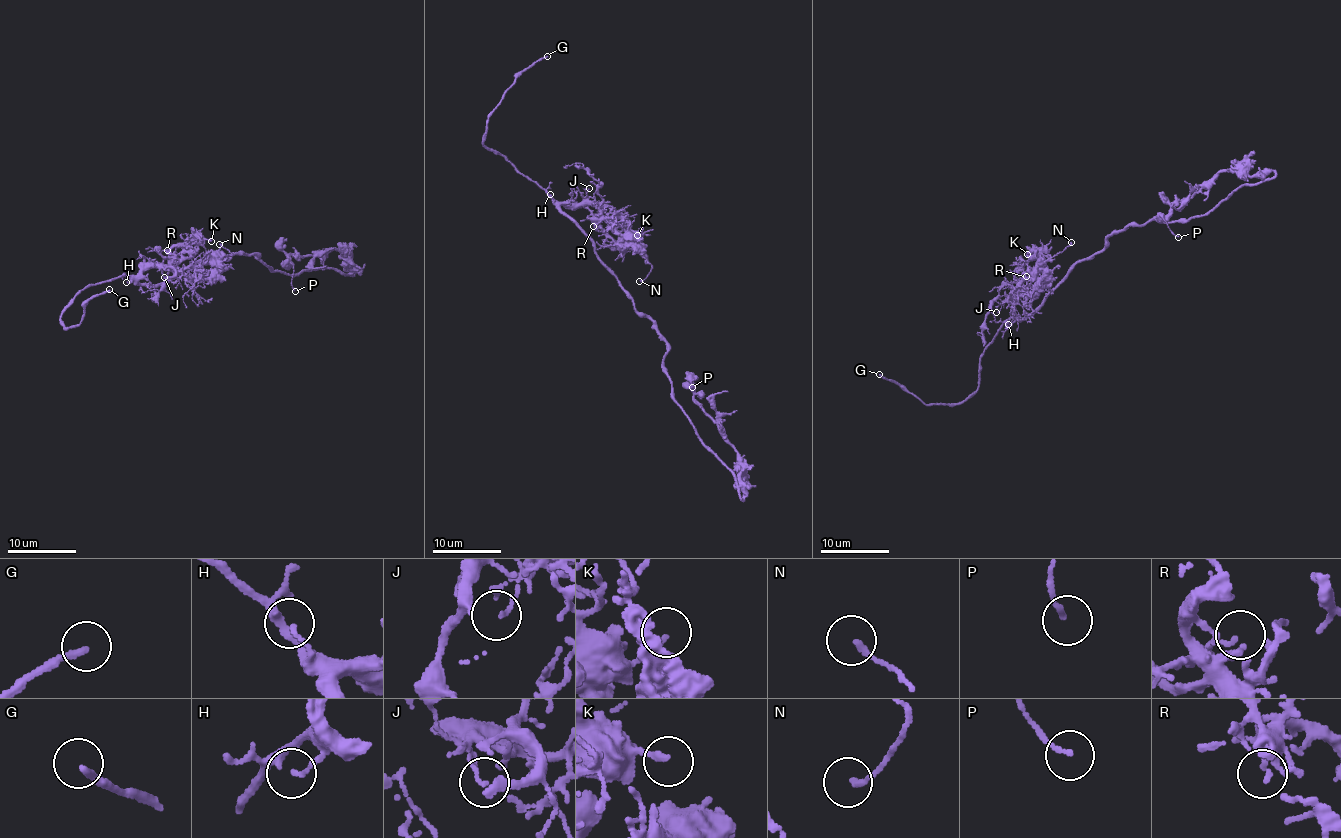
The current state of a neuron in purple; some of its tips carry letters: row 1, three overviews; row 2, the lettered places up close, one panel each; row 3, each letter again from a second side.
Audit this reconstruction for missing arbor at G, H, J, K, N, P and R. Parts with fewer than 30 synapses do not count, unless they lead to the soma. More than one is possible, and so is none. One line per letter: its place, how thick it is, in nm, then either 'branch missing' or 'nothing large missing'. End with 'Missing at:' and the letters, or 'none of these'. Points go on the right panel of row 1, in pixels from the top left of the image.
G: place (879, 374); calibre 200 nm; branch missing
H: place (1008, 324); calibre 110 nm; nothing large missing
J: place (996, 312); calibre 100 nm; nothing large missing
K: place (1027, 254); calibre 200 nm; nothing large missing
N: place (1071, 242); calibre 170 nm; nothing large missing
P: place (1178, 237); calibre 130 nm; nothing large missing
R: place (1026, 276); calibre 90 nm; nothing large missing
Missing at: G

